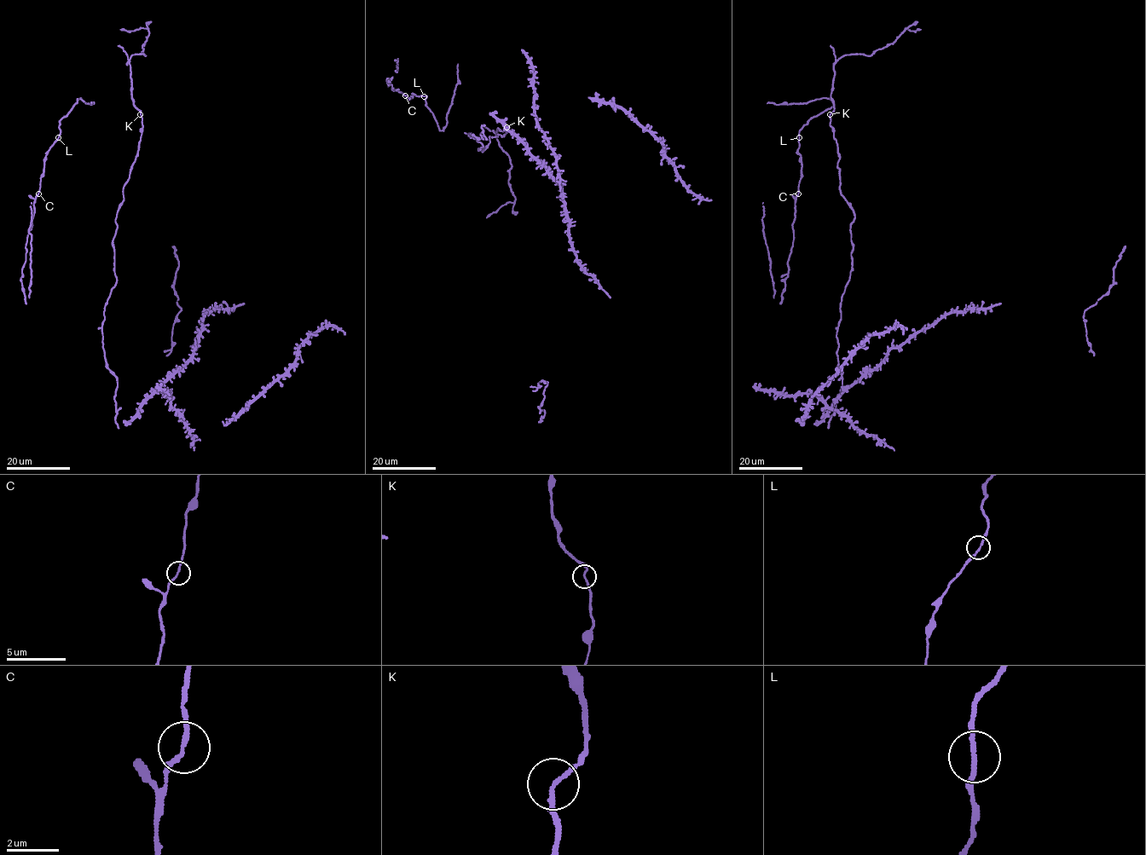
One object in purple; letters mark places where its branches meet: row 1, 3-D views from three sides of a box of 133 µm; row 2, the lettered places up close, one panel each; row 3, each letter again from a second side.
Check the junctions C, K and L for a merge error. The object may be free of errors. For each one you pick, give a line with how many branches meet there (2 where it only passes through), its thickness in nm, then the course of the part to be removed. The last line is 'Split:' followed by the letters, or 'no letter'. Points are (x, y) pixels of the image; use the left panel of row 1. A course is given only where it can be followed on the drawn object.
Split: no letter

